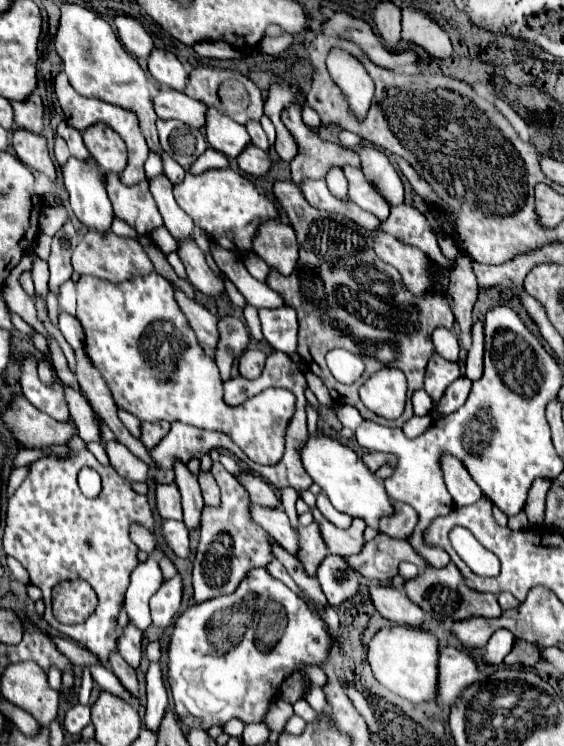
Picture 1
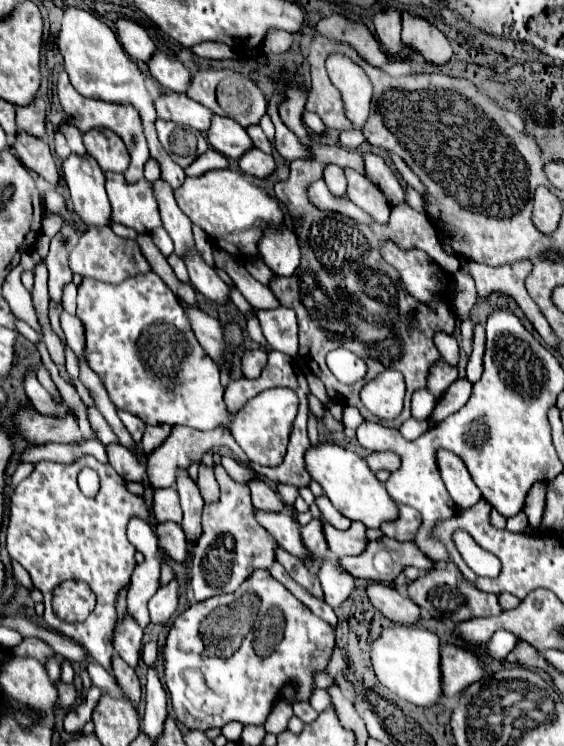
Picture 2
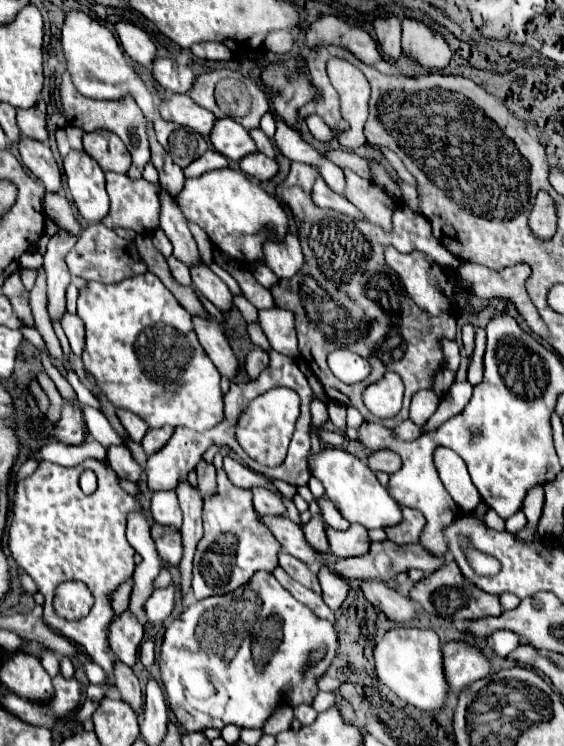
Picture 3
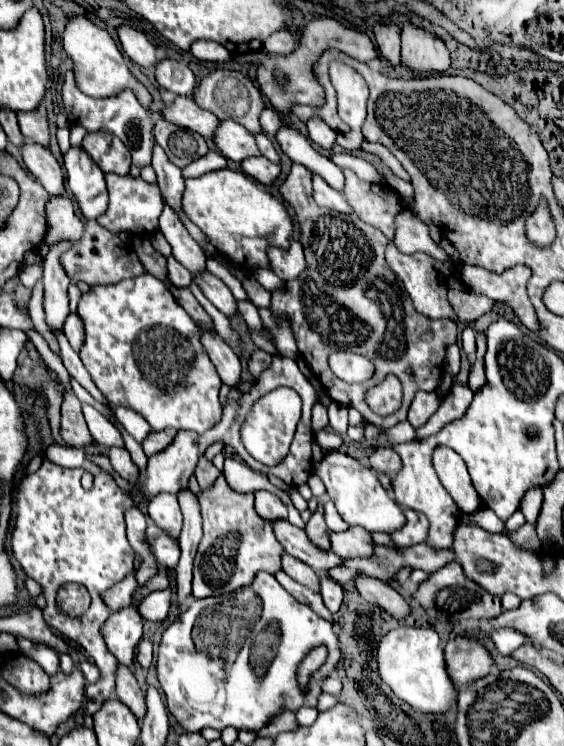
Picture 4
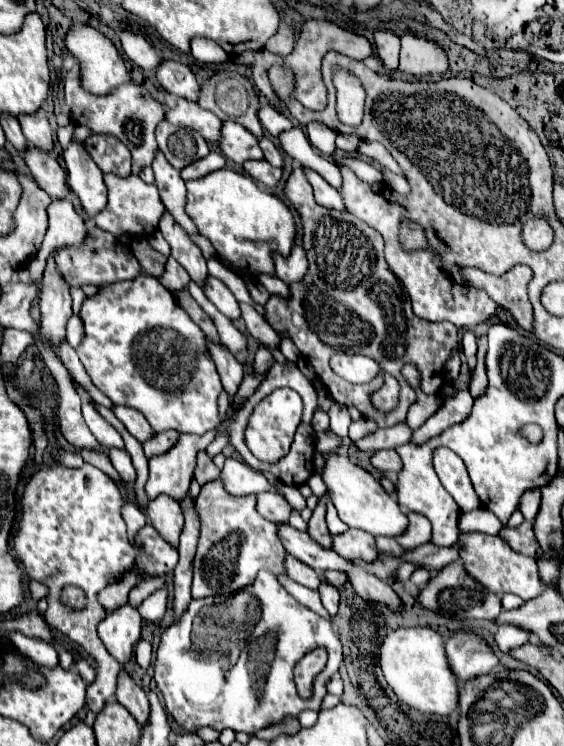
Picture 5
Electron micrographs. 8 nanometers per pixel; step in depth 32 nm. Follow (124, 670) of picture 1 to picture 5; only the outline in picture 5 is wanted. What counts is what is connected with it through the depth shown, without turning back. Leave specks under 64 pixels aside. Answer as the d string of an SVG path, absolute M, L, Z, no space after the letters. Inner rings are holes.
M122 670L118 676L118 690L116 690L118 702L136 718L140 726L144 726L150 718L150 702L148 694Z

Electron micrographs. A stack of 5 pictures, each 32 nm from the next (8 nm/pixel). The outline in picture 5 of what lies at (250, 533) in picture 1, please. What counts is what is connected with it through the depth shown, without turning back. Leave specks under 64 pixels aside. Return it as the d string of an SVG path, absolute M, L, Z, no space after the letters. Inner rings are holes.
M212 480L202 486L194 506L200 518L200 538L194 556L192 598L234 594L252 584L258 570L286 574L286 548L278 538L278 526L258 514L256 494L234 498L226 494L220 480Z

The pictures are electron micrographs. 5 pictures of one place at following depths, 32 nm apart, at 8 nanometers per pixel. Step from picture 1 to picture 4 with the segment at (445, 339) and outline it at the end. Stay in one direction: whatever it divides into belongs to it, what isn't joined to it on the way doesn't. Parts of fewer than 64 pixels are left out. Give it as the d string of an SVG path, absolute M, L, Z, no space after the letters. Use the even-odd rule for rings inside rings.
M452 346L448 348L448 358L446 358L446 372L450 372L452 376L456 376L460 370L460 348Z

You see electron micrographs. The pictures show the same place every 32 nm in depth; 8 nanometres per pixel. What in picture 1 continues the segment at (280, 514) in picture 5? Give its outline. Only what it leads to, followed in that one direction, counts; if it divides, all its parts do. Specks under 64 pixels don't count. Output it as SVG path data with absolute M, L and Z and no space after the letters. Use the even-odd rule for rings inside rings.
M248 472L248 474L240 476L240 482L244 484L244 488L248 488L252 504L260 504L264 508L278 508L280 506L280 498L272 490L272 486L268 482L264 482L260 476Z

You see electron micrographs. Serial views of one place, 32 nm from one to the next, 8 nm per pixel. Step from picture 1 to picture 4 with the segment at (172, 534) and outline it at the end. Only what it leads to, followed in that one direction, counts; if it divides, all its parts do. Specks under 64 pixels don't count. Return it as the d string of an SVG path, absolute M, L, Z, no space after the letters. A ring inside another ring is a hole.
M148 522L146 540L150 544L150 550L154 552L158 570L174 570L178 564L178 558L180 558L178 542L168 540L168 536L164 536L164 532L160 532L152 522Z

